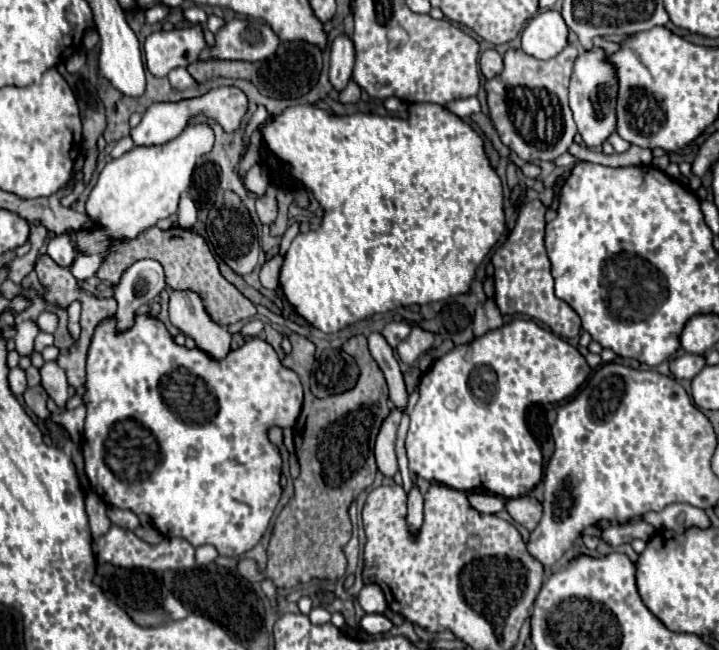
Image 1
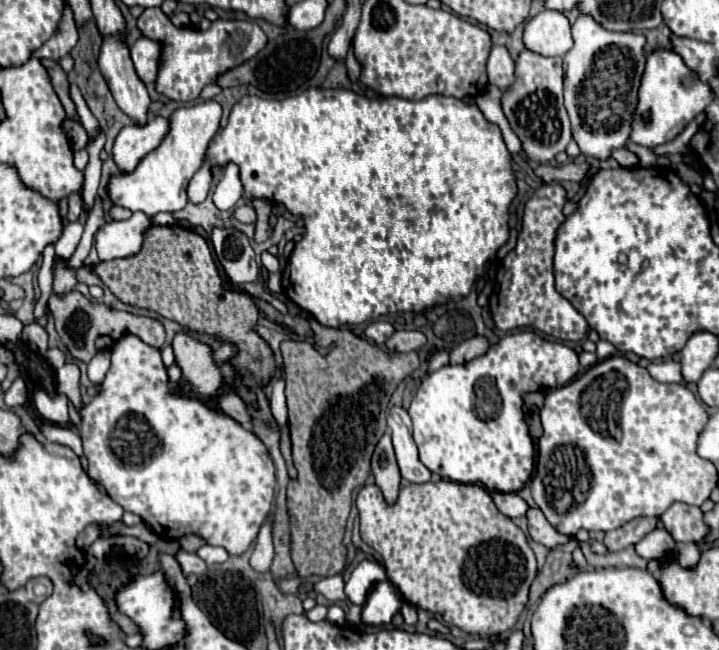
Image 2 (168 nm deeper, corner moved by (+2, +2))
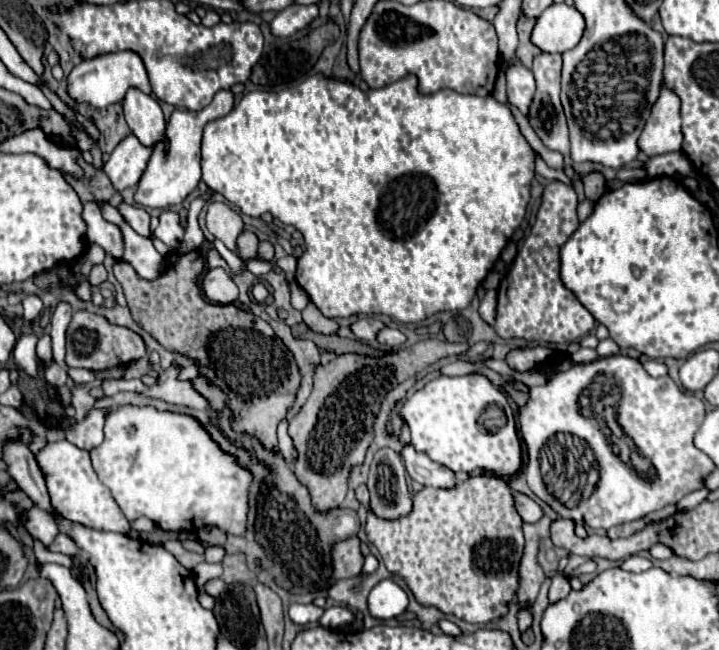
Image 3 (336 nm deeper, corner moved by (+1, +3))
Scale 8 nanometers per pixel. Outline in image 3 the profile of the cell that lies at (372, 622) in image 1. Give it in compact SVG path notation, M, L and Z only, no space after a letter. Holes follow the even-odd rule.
M391 579L381 581L369 593L369 613L377 619L393 619L407 609L407 593Z

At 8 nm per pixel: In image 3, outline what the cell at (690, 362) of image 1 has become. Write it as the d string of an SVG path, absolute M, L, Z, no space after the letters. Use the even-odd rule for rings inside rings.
M647 359L643 363L645 371L651 375L651 377L661 377L661 375L667 375L667 367L661 363L661 361L653 361L653 359Z

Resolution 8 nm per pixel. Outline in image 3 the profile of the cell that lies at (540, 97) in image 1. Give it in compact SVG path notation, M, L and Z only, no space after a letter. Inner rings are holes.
M541 53L533 59L533 75L537 81L537 93L529 111L529 123L535 129L535 133L541 137L541 141L563 155L569 155L569 133L567 133L567 121L565 113L559 101L559 87L561 87L561 55L559 53Z

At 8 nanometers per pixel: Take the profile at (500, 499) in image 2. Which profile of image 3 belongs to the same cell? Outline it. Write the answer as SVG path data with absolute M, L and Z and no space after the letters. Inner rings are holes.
M515 493L515 505L525 523L537 523L543 517L543 509L523 493Z

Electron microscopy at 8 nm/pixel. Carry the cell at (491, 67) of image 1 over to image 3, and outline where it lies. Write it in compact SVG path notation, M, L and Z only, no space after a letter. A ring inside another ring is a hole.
M515 63L507 69L507 101L517 107L523 115L529 115L529 101L533 101L535 93L535 79L533 73Z

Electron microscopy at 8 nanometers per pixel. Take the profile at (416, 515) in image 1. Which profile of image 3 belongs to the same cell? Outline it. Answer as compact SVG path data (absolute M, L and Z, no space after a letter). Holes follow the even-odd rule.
M411 445L403 447L403 463L411 479L425 487L451 489L457 485L457 477L449 467L433 463L425 453L417 453Z

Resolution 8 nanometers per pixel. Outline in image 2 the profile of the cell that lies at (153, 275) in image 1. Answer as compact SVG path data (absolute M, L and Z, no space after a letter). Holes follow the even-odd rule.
M106 348L106 350L100 350L92 362L88 364L88 378L94 386L102 384L108 368L110 368L110 358L112 358L112 348Z

